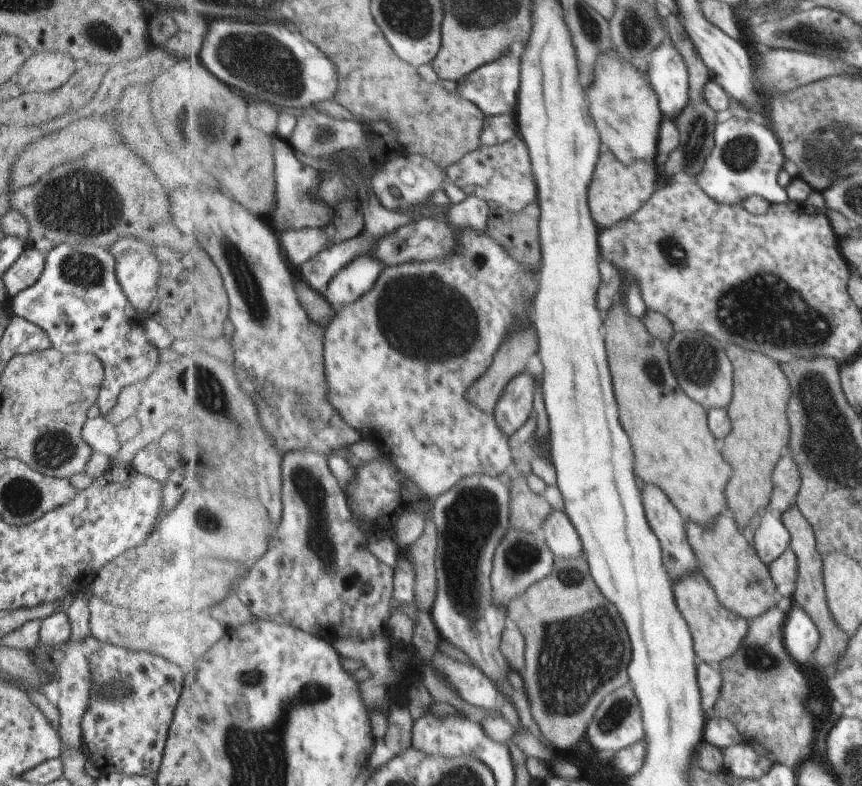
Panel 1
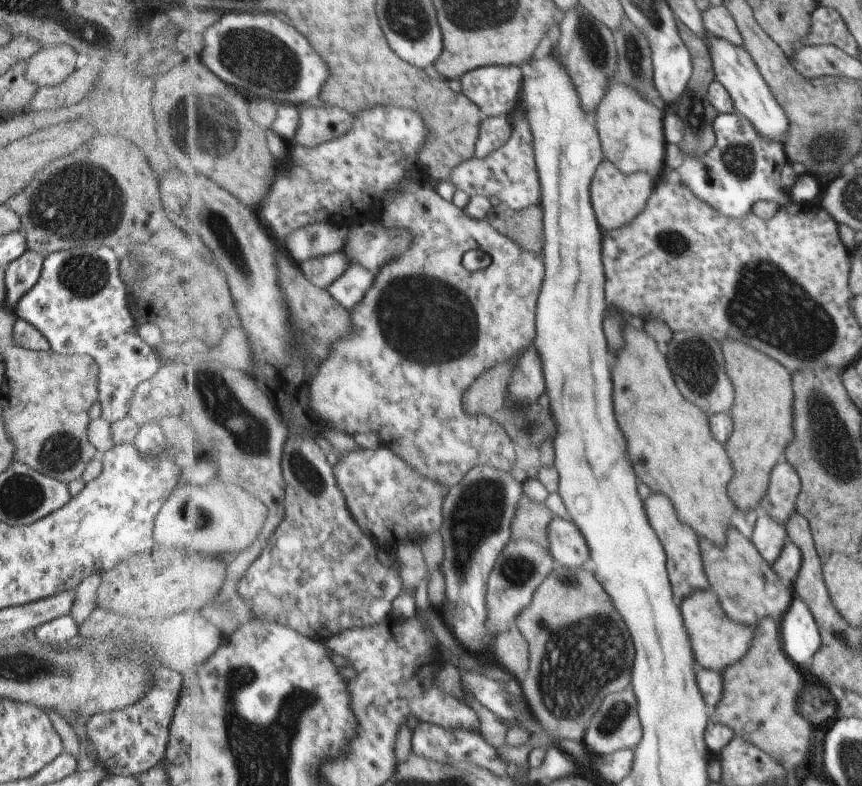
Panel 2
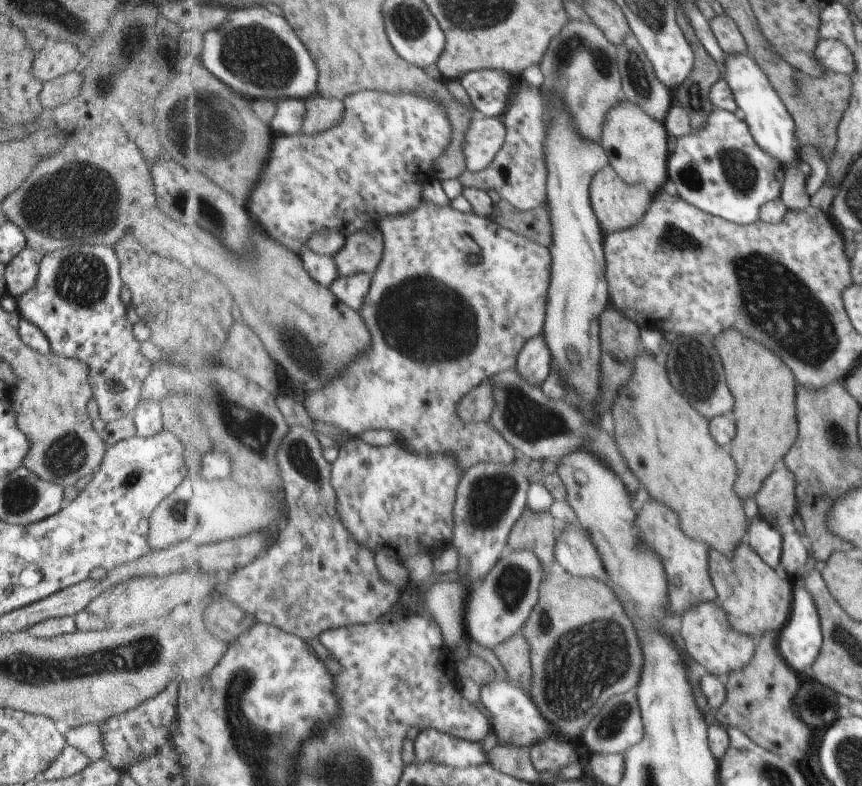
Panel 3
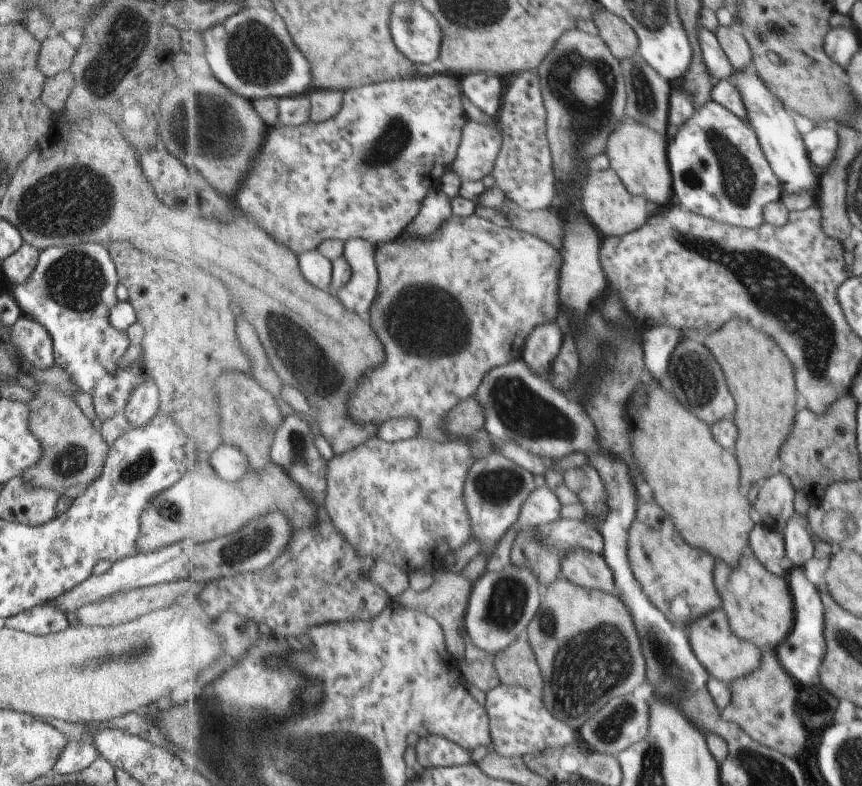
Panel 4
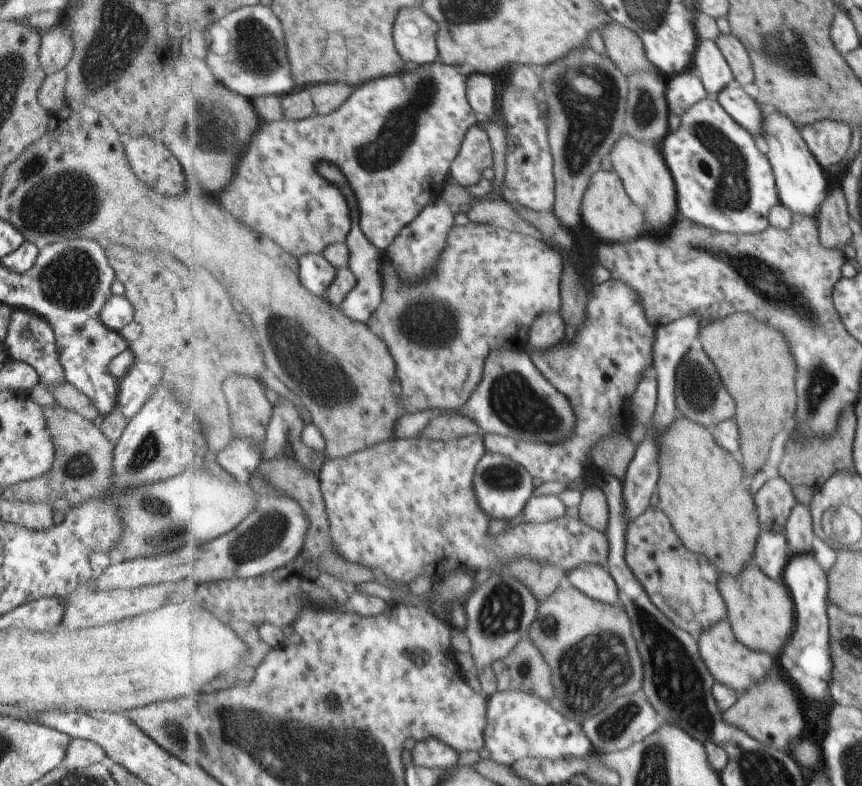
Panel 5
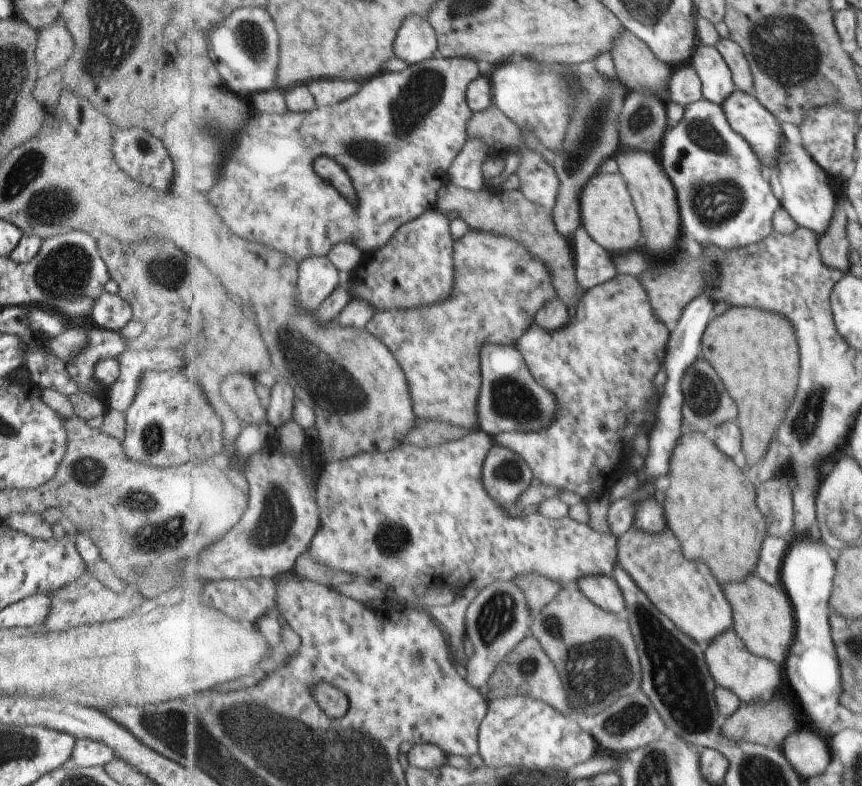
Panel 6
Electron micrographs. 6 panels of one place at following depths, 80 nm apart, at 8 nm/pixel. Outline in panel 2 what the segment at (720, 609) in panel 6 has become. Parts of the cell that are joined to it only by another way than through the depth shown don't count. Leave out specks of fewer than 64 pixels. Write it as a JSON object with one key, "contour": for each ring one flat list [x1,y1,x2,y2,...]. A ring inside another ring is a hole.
{"contour":[[652,492,646,498,645,505,650,523,666,548,670,581,677,601,682,602,686,596,695,591,711,589,702,559,699,534,695,532,694,528,691,528,691,525,682,521,675,505,666,494]]}

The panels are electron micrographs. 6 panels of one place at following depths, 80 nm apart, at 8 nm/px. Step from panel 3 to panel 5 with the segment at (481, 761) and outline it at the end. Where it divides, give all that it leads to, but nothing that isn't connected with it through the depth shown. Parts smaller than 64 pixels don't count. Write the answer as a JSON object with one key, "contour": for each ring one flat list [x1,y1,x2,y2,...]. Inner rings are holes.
{"contour":[[427,738,415,744,414,764,428,769,451,769,460,762,460,752,438,738]]}

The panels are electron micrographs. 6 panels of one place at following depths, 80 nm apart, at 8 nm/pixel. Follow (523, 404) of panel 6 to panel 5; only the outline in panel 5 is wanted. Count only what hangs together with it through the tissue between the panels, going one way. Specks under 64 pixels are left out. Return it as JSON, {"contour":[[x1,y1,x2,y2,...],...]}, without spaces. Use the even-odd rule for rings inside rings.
{"contour":[[493,351,486,360,482,382,462,408,480,424,481,433,557,444,575,430,577,416,571,402,543,376,527,352]]}

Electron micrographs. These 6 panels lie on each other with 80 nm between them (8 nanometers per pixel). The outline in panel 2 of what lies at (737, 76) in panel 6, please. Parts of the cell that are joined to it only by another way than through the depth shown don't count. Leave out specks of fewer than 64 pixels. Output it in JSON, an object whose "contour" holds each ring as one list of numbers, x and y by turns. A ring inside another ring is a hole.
{"contour":[[725,3,709,5,702,15,711,36,723,37,739,46,744,46,744,38,738,27,738,22]]}

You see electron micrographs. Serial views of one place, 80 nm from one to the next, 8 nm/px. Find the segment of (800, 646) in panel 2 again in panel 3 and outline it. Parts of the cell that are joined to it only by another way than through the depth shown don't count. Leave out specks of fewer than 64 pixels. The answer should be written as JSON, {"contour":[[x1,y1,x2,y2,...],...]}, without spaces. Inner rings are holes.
{"contour":[[795,579,792,582,794,587,793,610,789,623,779,632,778,647,780,648,782,657,795,668,799,674,812,674,812,666,815,664,824,645,821,617,811,593,804,585,804,580]]}

